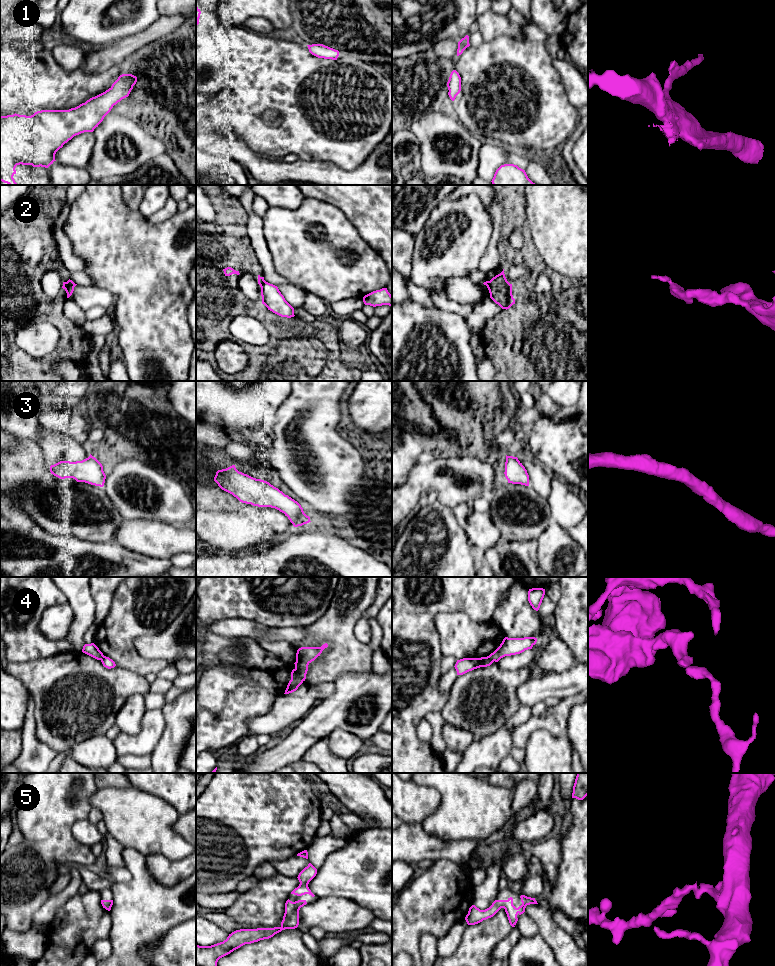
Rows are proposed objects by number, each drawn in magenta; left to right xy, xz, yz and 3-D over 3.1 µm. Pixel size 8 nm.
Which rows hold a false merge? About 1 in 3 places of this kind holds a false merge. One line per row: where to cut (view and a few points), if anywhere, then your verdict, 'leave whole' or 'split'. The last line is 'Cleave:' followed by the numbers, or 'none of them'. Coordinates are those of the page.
1: cut none; leave whole
2: cut xy (67, 282), (65, 290); split
3: cut none; leave whole
4: cut xz (295, 668), (304, 680); split
5: cut none; leave whole
Cleave: 2, 4

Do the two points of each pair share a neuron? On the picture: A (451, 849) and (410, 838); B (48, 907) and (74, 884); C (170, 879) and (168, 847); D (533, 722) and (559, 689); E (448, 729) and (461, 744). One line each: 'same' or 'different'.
A: same
B: same
C: different
D: different
E: same

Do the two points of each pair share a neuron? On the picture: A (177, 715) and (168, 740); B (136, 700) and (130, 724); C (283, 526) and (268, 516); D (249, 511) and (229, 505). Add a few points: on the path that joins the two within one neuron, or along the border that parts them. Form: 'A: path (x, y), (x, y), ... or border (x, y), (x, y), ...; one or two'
A: path (177, 721), (177, 730), (174, 734); one
B: path (134, 706), (130, 718); one
C: path (279, 523), (272, 517); one
D: border (240, 502), (238, 510); two

